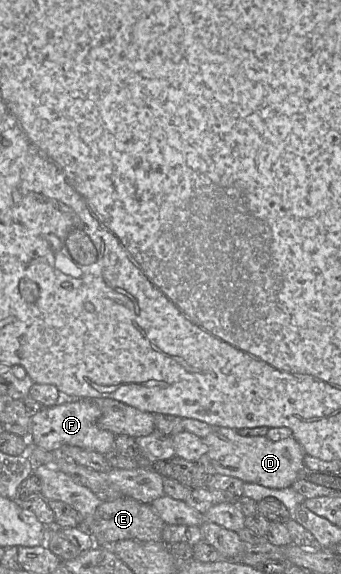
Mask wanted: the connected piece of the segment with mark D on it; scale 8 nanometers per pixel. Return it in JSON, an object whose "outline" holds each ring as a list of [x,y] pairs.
{"outline":[[[214,428],[202,439],[208,451],[197,463],[210,475],[220,474],[238,478],[244,483],[254,483],[272,489],[291,487],[304,469],[305,452],[301,444],[293,437],[271,441],[266,436],[242,436],[236,429]]]}

